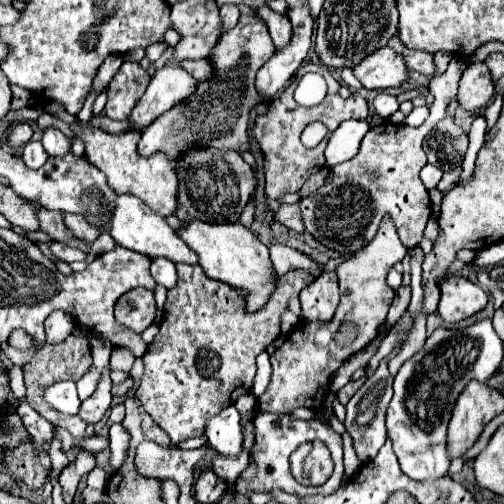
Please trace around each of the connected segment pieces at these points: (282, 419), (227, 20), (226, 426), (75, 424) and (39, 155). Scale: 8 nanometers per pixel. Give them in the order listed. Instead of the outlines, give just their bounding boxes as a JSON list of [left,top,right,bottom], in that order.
[[236,412,344,496],[220,4,240,34],[206,406,244,456],[24,336,92,438],[22,140,48,170]]

